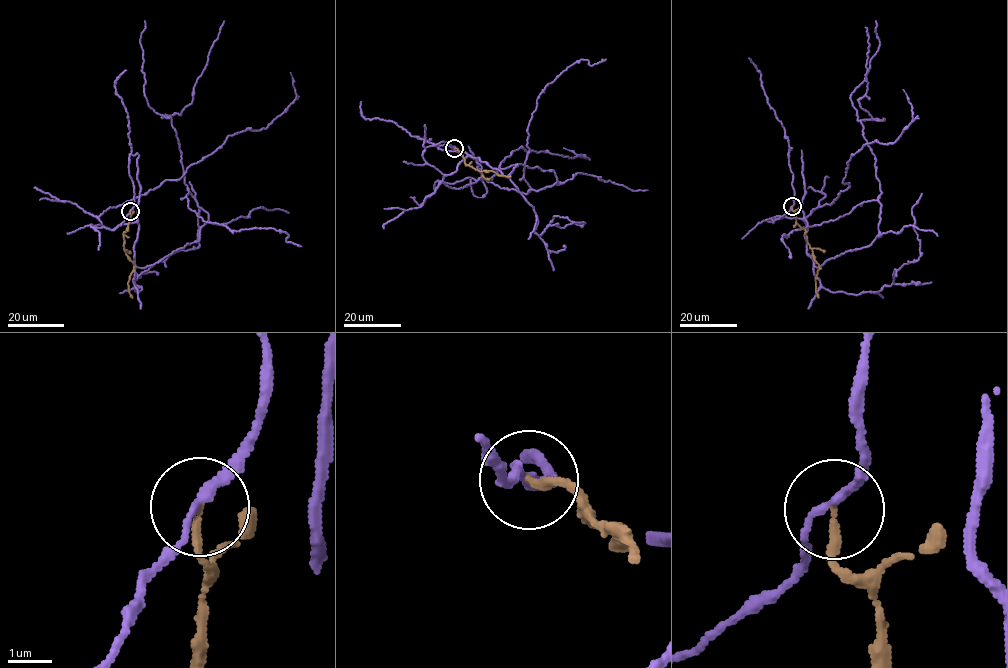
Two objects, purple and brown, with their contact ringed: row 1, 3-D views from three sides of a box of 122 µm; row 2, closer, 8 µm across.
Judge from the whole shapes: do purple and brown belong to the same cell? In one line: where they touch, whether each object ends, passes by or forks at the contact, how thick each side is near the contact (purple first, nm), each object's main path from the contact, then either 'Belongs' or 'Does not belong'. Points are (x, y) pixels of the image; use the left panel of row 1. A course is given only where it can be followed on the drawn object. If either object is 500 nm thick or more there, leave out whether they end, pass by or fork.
Place: (130, 211). At the ring purple passes by. At the ring brown ends. Thickness 180 nm (purple) against 180 nm. Course of purple: (130, 210), (90, 225), (137, 222), (138, 267), (198, 242), (208, 213), (164, 116), (192, 101), (224, 21). Course of brown: (130, 211), (124, 246), (134, 266), (127, 283), (132, 298). Does not belong

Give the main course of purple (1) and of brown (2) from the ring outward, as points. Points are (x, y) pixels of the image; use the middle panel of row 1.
1: (454, 148), (423, 159), (444, 175), (470, 156), (538, 166), (560, 184), (472, 178), (478, 197), (468, 146)
2: (454, 148), (460, 151), (466, 164), (479, 171), (511, 176)

